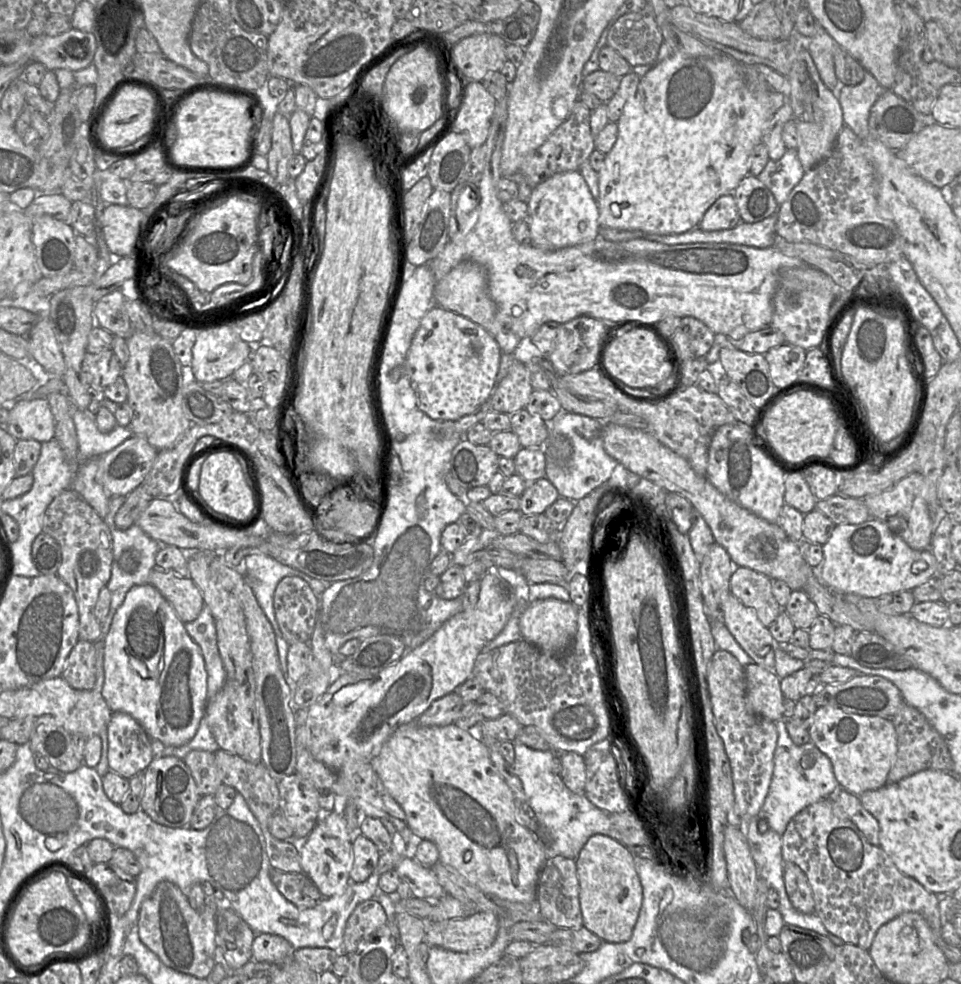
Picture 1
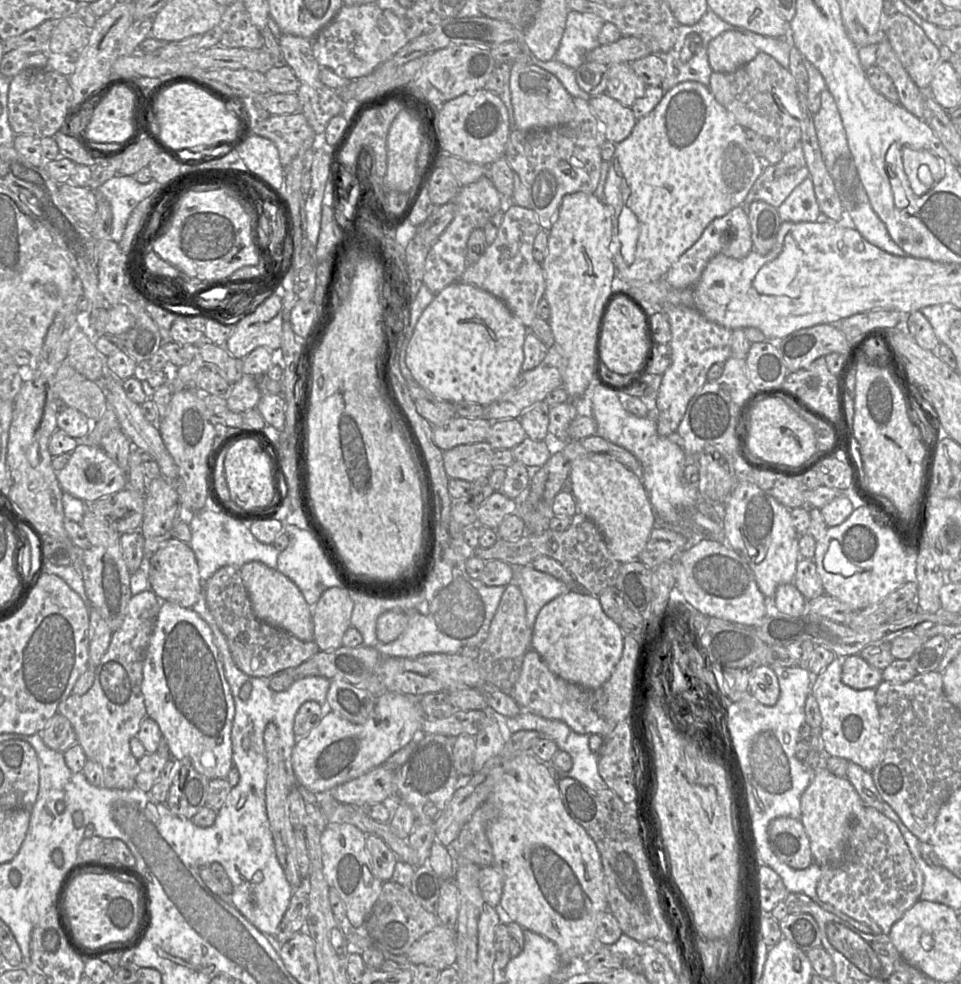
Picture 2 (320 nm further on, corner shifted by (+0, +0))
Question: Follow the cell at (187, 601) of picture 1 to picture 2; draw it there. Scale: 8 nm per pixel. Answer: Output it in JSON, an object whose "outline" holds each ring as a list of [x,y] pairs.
{"outline":[[[170,538],[148,560],[149,588],[161,601],[192,608],[201,593],[201,578],[196,557],[189,544]]]}

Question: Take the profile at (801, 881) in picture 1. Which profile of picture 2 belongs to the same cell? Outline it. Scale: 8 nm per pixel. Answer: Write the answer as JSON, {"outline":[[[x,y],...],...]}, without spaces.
{"outline":[[[777,817],[768,826],[772,850],[794,869],[805,869],[813,863],[810,841],[800,819]]]}

